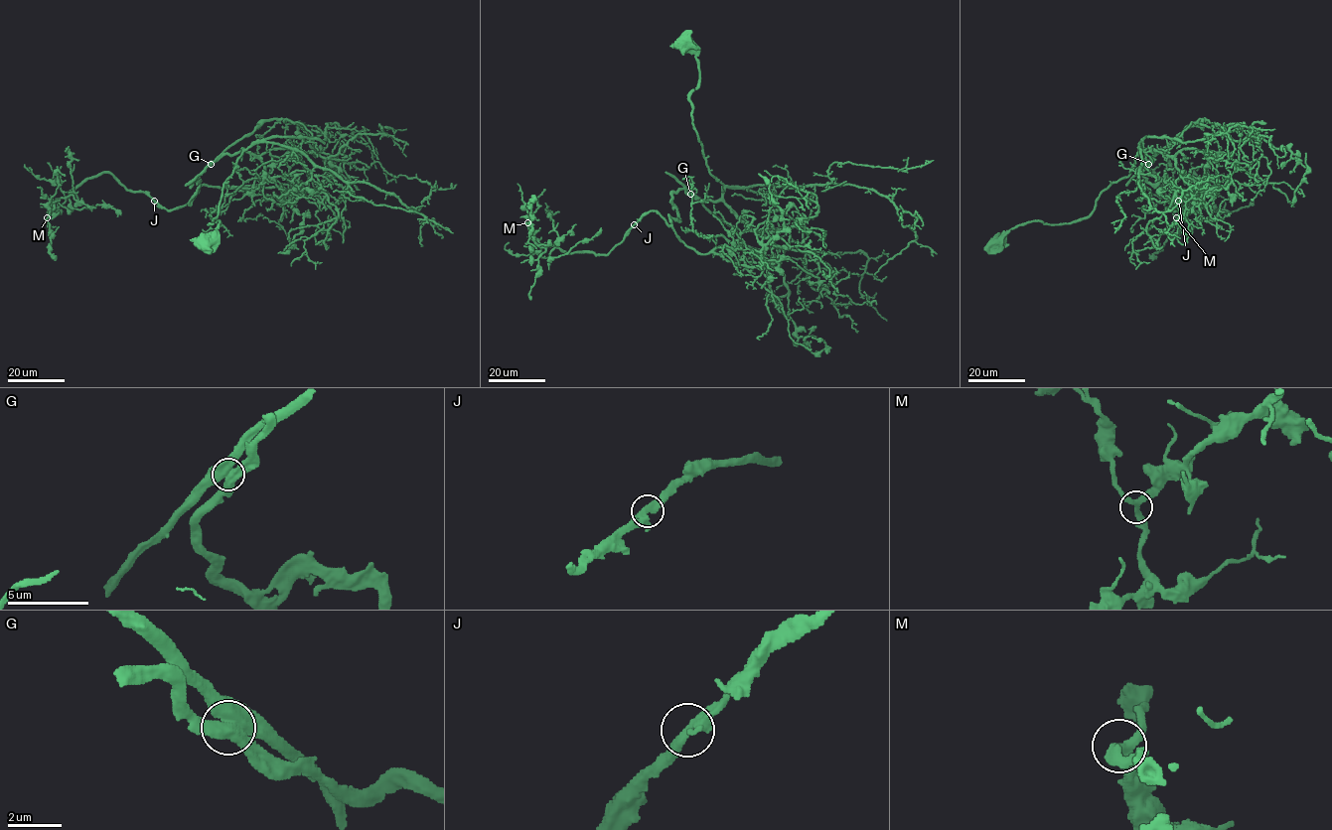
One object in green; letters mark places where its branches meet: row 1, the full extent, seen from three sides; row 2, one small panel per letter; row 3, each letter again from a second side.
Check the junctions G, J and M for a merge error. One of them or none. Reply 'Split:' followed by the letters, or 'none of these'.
Split: G

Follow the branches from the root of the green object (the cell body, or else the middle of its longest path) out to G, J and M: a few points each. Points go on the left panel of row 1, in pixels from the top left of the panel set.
G: (206, 240), (219, 224), (219, 220), (209, 224), (218, 214), (222, 185), (243, 150), (224, 153), (211, 163)
J: (206, 240), (242, 149), (192, 182), (199, 188), (189, 204), (168, 209), (154, 200)
M: (206, 240), (242, 149), (212, 162), (192, 182), (191, 203), (174, 209), (100, 173), (59, 198), (47, 217)

